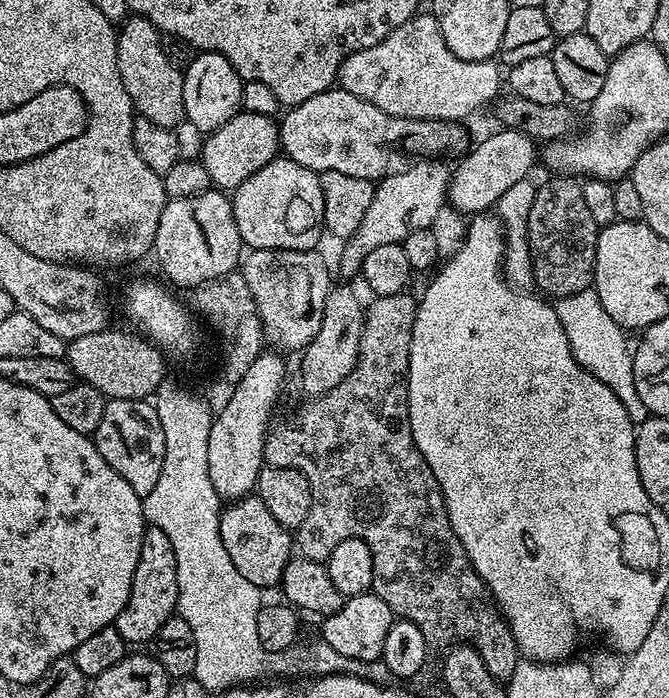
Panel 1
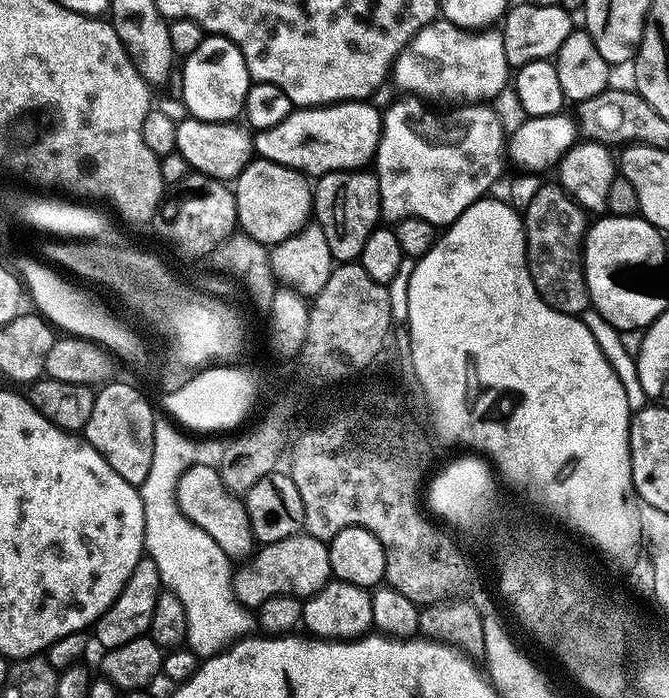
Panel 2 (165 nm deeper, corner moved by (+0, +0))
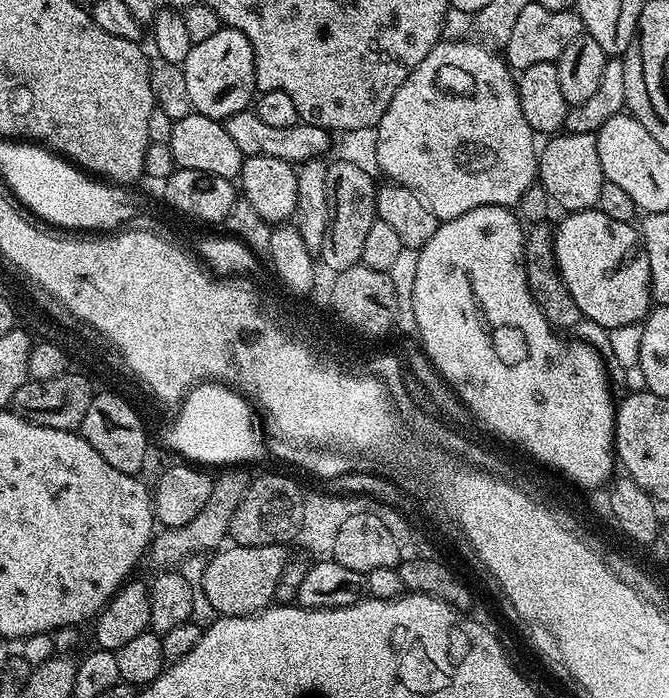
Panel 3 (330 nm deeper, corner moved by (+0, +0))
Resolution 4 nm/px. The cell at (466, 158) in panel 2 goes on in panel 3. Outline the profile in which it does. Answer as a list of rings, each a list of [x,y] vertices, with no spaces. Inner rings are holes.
[[[441,39],[402,82],[374,129],[376,160],[388,175],[385,177],[419,194],[441,222],[482,206],[511,209],[538,180],[537,137],[522,114],[514,73],[499,51],[491,52],[484,44]]]

